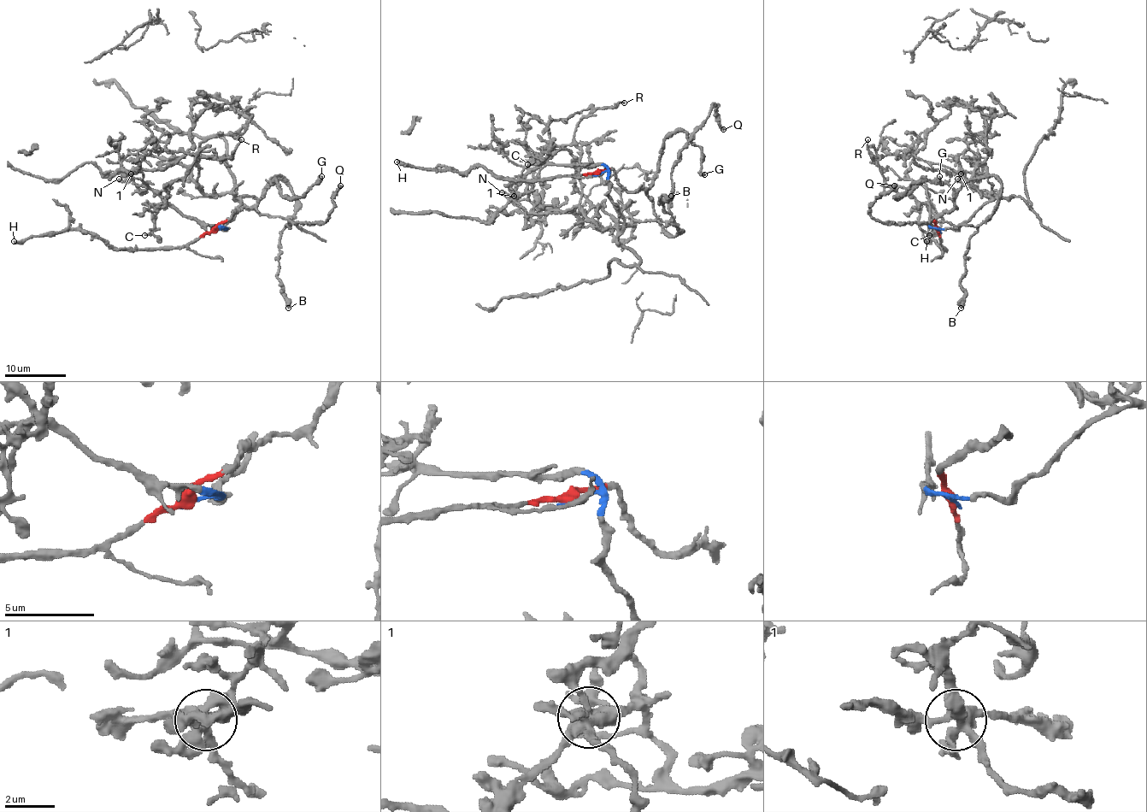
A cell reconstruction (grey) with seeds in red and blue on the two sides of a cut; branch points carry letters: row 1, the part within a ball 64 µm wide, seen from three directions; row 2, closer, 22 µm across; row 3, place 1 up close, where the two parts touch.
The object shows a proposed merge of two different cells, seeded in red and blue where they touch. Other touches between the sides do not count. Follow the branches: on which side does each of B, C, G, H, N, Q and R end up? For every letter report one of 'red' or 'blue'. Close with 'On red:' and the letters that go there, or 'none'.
B: red
C: blue
G: red
H: red
N: blue
Q: red
R: blue
On red: B, G, H, Q

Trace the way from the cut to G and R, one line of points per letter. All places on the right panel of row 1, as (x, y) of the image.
G: (938, 231), (934, 220), (955, 208), (946, 183), (923, 180), (896, 197), (938, 176)
R: (938, 231), (955, 229), (998, 197), (991, 192), (987, 196), (949, 168), (913, 155), (873, 159), (867, 139)

